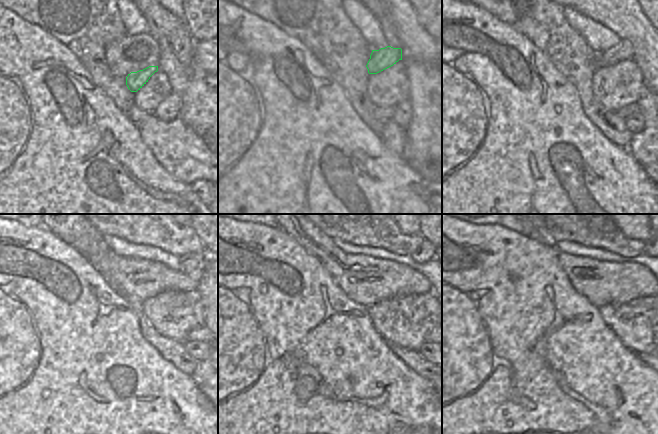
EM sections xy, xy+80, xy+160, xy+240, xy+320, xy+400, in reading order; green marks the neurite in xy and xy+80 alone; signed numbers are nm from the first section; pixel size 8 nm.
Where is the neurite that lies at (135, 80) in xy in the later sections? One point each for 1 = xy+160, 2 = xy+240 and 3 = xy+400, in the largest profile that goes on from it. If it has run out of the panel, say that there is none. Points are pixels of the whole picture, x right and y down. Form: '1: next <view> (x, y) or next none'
1: next xy+160 (623, 50)
2: next xy+240 (197, 261)
3: next xy+400 (645, 243)

